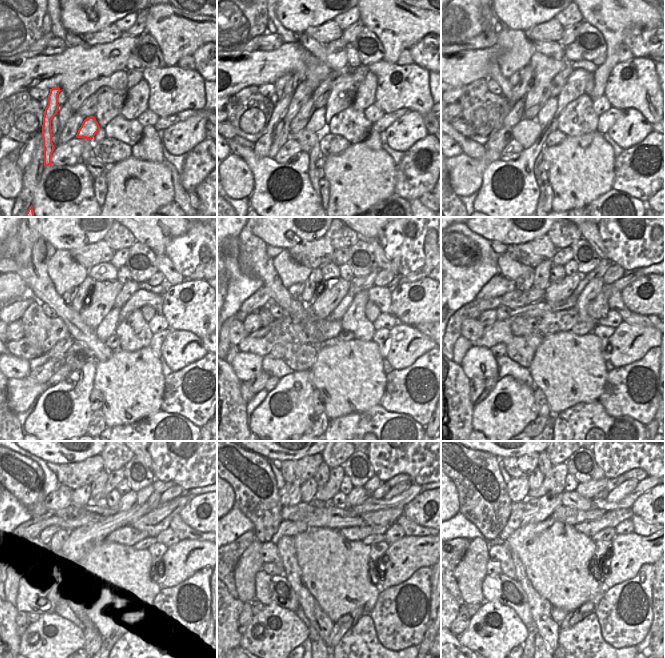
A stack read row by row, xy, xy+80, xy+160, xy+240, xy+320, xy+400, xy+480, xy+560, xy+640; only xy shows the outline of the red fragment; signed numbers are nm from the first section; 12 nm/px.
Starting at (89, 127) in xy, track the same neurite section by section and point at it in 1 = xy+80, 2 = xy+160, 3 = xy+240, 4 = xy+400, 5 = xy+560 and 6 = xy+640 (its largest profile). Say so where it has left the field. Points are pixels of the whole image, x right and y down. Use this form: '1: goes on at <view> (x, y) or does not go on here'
1: goes on at xy+80 (317, 123)
2: goes on at xy+160 (544, 117)
3: goes on at xy+240 (106, 328)
4: goes on at xy+400 (584, 281)
5: goes on at xy+560 (373, 483)
6: goes on at xy+640 (599, 473)

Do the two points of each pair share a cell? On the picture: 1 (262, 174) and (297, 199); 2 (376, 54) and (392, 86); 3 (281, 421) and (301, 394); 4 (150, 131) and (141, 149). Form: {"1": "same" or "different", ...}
{"1": "same", "2": "different", "3": "same", "4": "same"}

